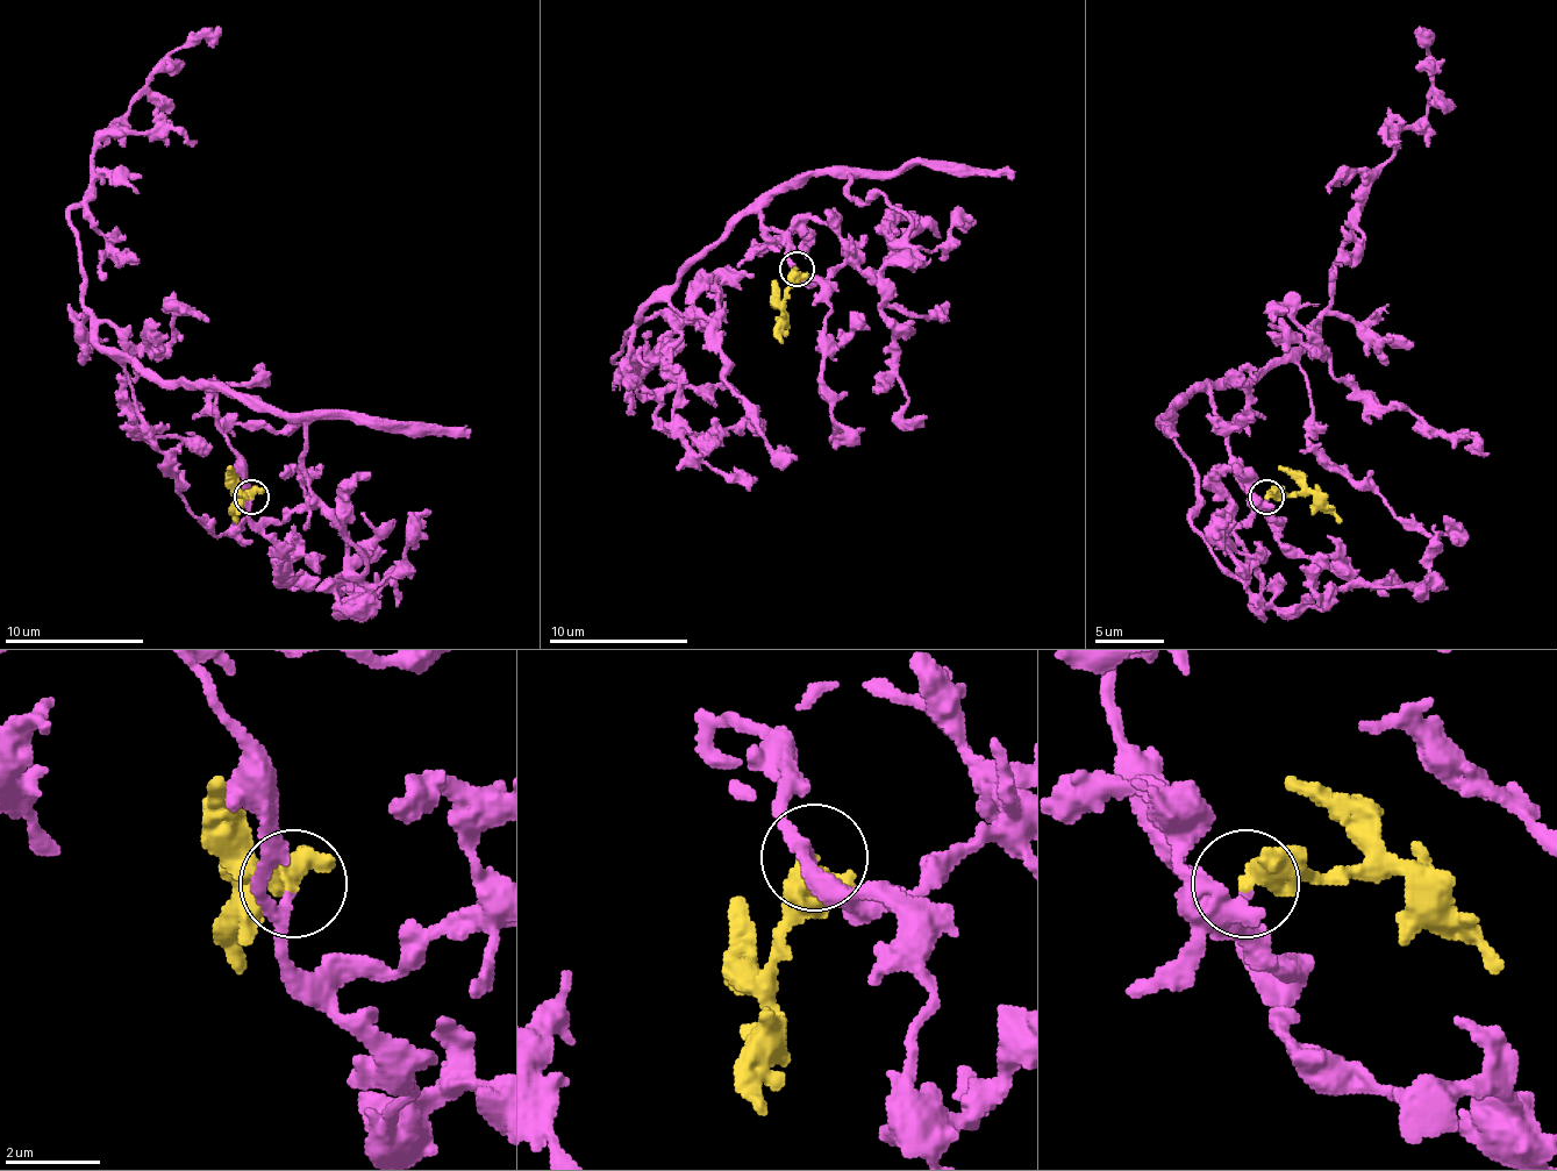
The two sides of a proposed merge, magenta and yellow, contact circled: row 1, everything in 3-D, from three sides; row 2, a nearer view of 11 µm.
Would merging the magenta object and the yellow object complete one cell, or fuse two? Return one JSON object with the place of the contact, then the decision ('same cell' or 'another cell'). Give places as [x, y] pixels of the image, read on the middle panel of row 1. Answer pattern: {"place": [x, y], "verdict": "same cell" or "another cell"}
{"place": [797, 269], "verdict": "same cell"}

